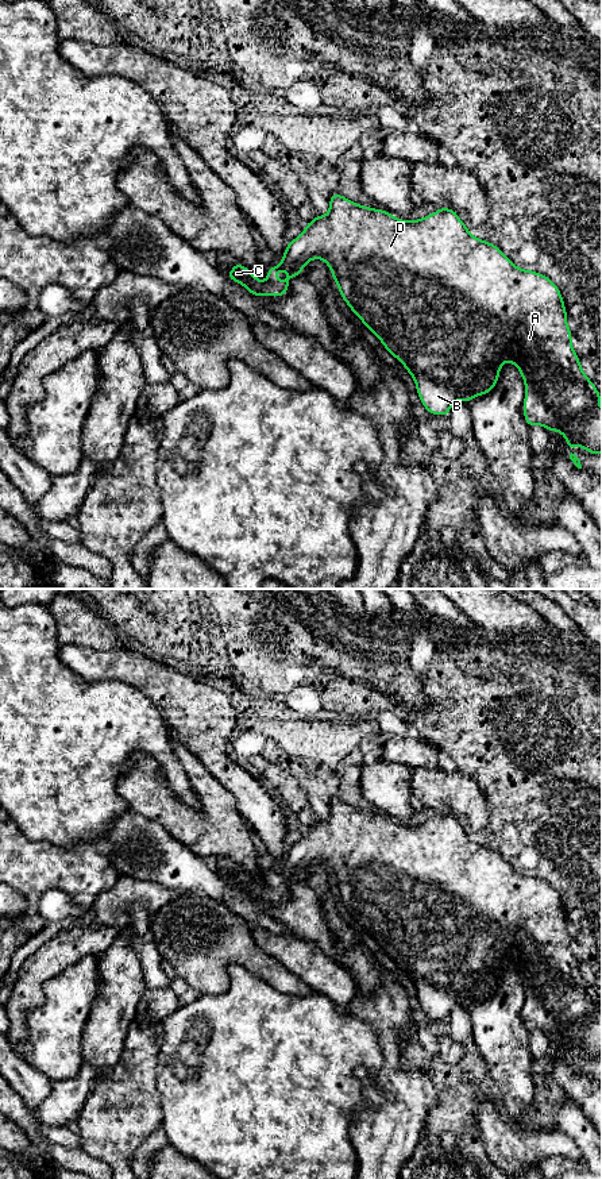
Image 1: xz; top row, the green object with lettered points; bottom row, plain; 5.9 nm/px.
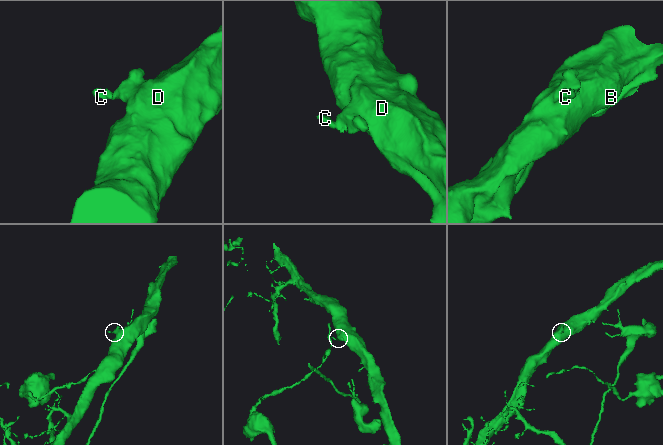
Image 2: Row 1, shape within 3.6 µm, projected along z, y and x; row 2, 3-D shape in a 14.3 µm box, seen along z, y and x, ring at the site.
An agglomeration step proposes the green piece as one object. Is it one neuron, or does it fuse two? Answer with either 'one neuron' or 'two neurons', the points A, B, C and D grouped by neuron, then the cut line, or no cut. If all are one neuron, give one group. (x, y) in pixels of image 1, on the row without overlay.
one neuron; groups A B C D; cut none

